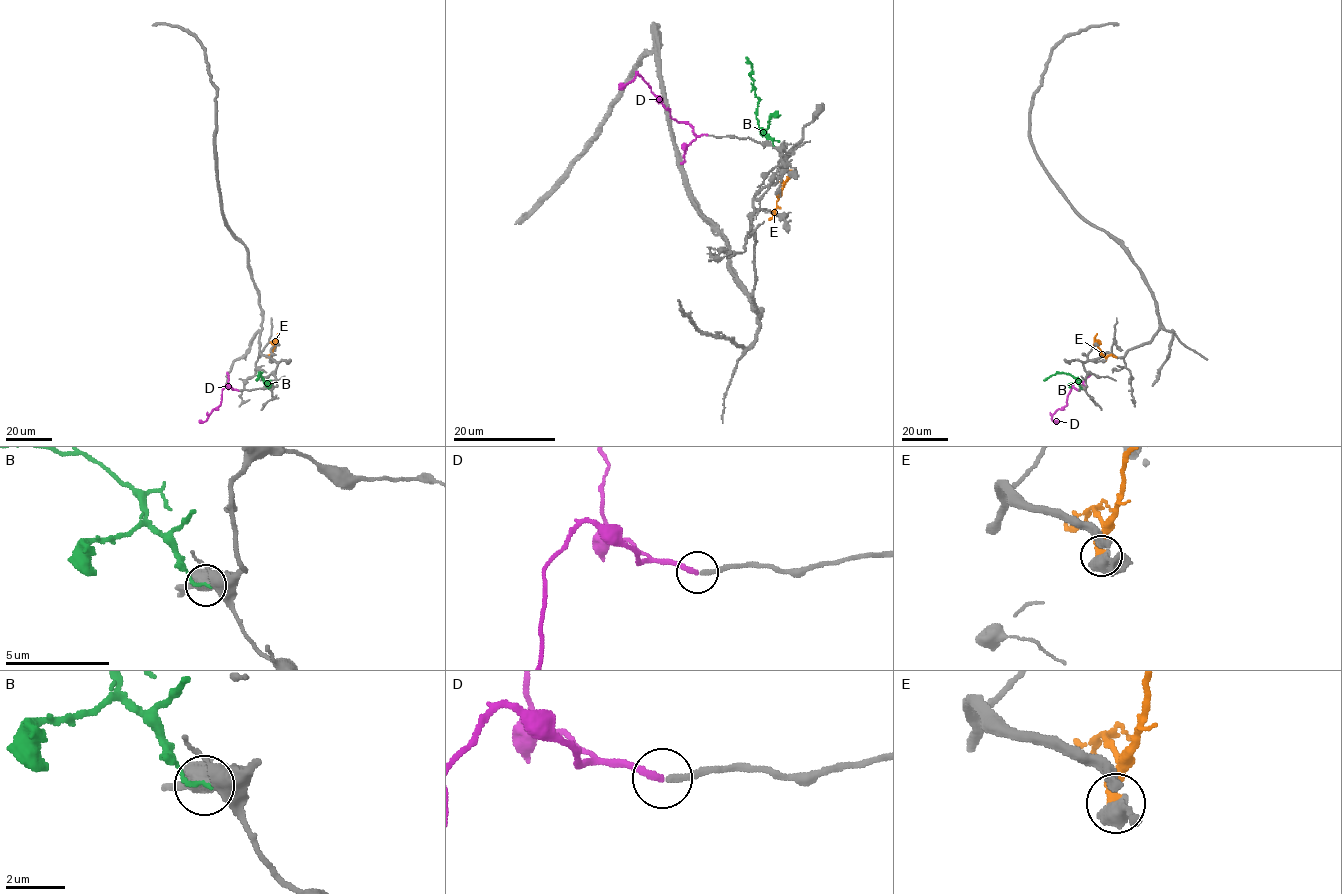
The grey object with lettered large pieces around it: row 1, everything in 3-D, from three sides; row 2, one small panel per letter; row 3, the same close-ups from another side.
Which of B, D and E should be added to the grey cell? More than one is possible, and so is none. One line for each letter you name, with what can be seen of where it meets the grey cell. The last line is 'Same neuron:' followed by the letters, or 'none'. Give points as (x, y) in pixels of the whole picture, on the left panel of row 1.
D: (238, 390)
Same neuron: D

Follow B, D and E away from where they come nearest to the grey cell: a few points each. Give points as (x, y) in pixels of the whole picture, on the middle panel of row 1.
B: (773, 144), (758, 126), (756, 117), (758, 101), (751, 76), (751, 63), (746, 57)
D: (707, 134), (697, 135), (688, 124), (670, 116), (669, 108), (639, 75), (618, 89)
E: (778, 196), (783, 183), (793, 171), (785, 167)

